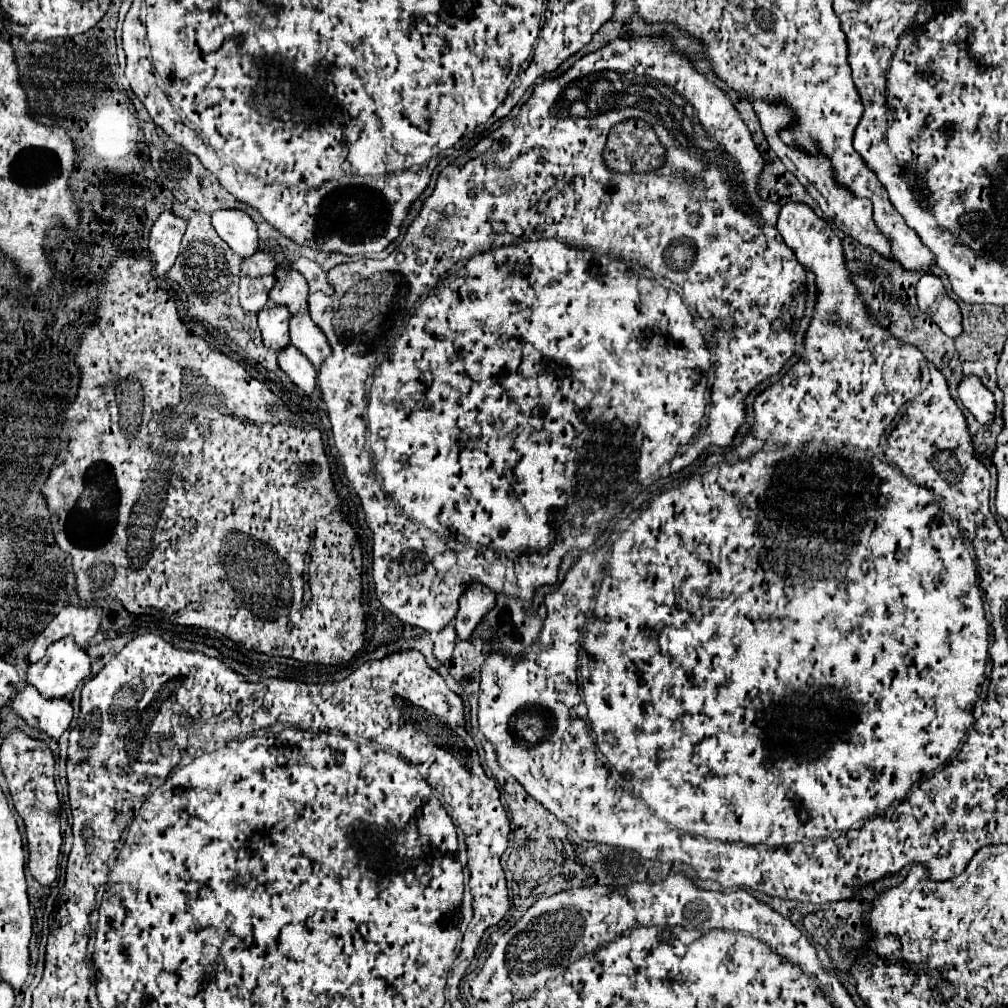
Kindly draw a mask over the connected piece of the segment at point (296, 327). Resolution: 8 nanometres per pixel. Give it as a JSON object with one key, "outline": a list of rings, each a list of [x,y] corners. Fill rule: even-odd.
{"outline":[[[298,312],[290,316],[290,342],[318,368],[326,356],[330,356],[330,346],[320,332],[320,328],[312,322],[308,312]]]}

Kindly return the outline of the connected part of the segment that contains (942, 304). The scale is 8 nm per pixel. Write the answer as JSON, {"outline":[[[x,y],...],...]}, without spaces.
{"outline":[[[926,274],[920,278],[916,286],[918,306],[924,314],[928,314],[940,330],[950,336],[958,338],[962,334],[962,314],[958,304],[946,294],[942,280],[934,274]]]}

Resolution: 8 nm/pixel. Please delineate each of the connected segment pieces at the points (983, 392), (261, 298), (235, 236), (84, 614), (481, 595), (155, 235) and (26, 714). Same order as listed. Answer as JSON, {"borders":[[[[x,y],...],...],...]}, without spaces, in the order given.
{"borders":[[[[972,376],[964,378],[958,388],[958,394],[962,404],[972,412],[972,416],[982,426],[990,426],[994,422],[994,412],[996,412],[994,396],[986,386],[982,386],[980,380],[974,380]]],[[[242,276],[240,278],[240,304],[248,312],[260,312],[268,302],[268,292],[274,286],[274,276]]],[[[222,208],[212,212],[216,234],[242,258],[258,250],[258,230],[254,220],[238,208]]],[[[66,606],[60,610],[60,614],[46,626],[46,630],[36,638],[32,650],[28,652],[28,664],[38,662],[44,654],[46,648],[64,638],[72,636],[74,642],[80,648],[86,648],[88,640],[98,632],[100,628],[100,616],[102,608],[78,608],[78,606]]],[[[472,582],[466,592],[460,596],[460,608],[456,614],[456,634],[460,640],[468,640],[476,624],[484,618],[490,608],[494,608],[496,594],[490,592],[490,588],[482,586],[480,582]]],[[[162,212],[154,222],[150,230],[148,250],[154,256],[154,266],[158,276],[164,276],[172,268],[180,250],[180,240],[184,236],[186,224],[188,222],[176,216],[174,212]]],[[[30,686],[12,698],[10,708],[30,728],[46,732],[52,740],[58,740],[72,722],[70,700],[42,700],[42,696],[38,696]]]]}

